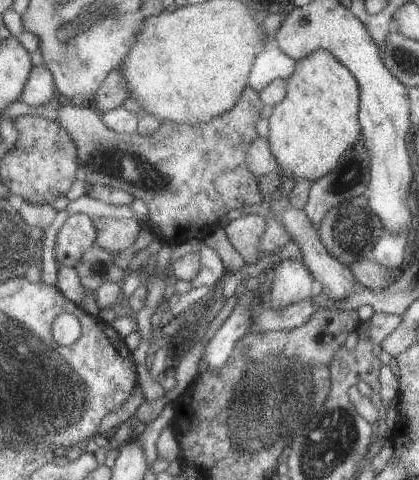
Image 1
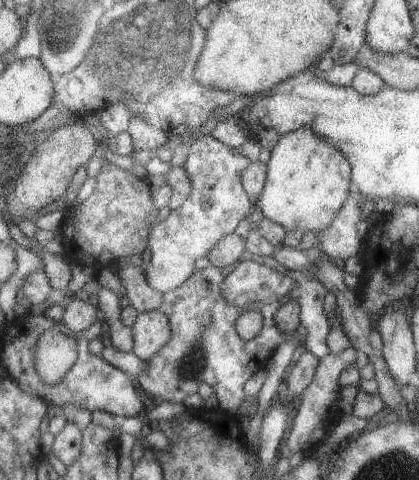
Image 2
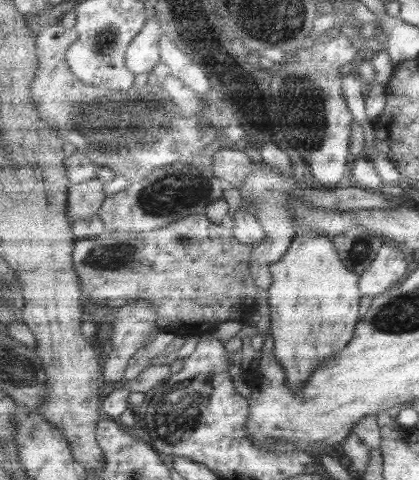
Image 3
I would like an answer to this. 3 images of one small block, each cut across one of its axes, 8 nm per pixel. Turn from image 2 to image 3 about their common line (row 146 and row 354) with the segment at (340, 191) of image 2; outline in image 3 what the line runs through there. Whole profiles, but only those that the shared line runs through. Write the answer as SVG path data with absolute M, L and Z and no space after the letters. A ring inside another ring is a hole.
M299 230L293 242L289 244L287 252L281 256L279 262L269 266L271 286L267 290L267 304L269 304L269 334L273 338L273 356L275 360L283 362L285 386L289 390L299 390L299 386L307 384L309 374L315 368L321 368L331 354L341 352L353 336L353 328L359 316L359 278L345 270L331 238L327 234L319 234L313 230Z

